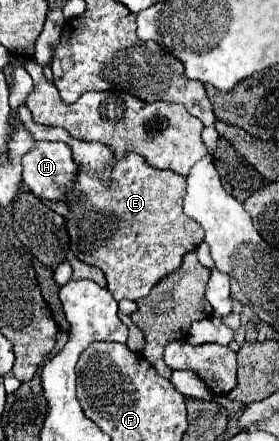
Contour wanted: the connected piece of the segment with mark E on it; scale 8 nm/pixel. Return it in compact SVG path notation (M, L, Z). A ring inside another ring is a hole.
M25 105L19 107L19 117L37 141L63 141L65 145L71 147L73 161L77 161L79 171L77 171L73 189L63 199L63 203L69 209L69 215L65 217L69 241L71 241L71 247L75 249L77 259L81 259L83 263L95 265L105 273L107 283L109 283L107 289L111 291L111 295L117 301L121 301L121 299L137 301L145 295L149 295L151 287L157 285L157 281L161 281L163 277L167 277L169 273L179 269L185 253L195 251L199 247L199 243L203 241L203 229L197 221L193 221L191 217L187 217L183 213L183 197L185 197L185 189L187 189L185 177L181 177L173 171L155 169L155 167L147 165L147 161L137 153L125 153L123 159L115 159L113 151L103 143L79 141L79 139L69 137L69 133L65 129L55 131L53 127L37 125L37 123L33 123L31 113ZM103 167L111 167L109 183L103 183L99 179L99 173Z

